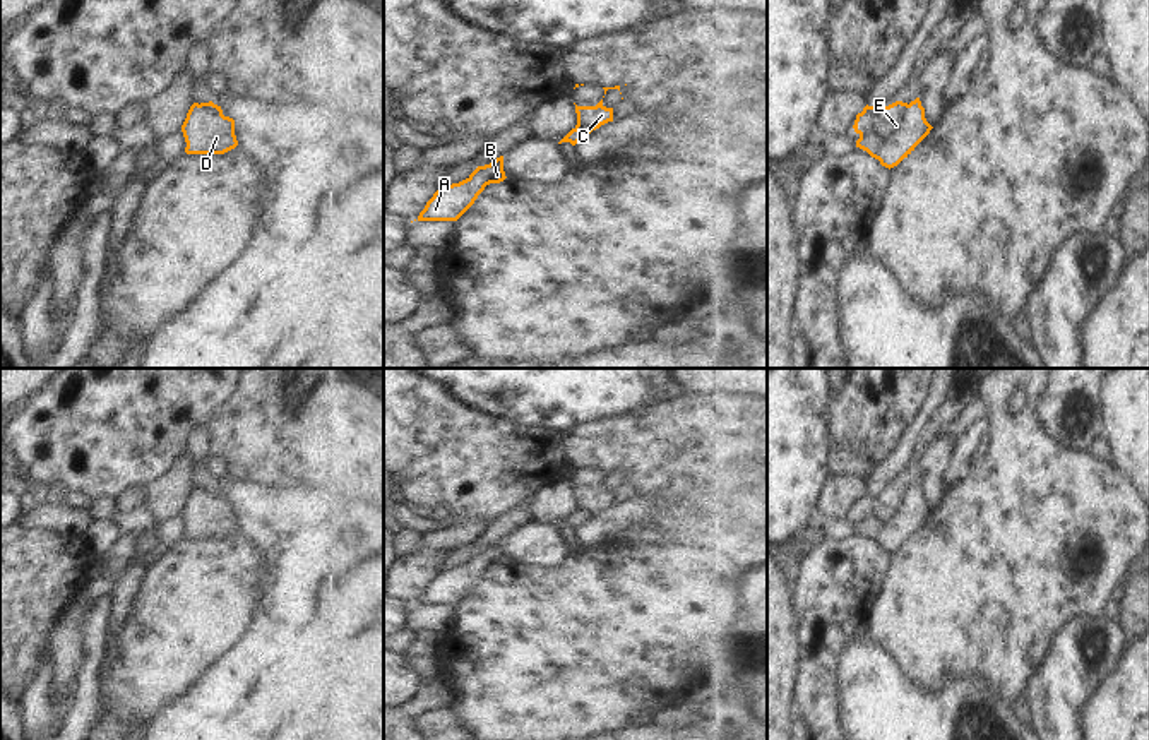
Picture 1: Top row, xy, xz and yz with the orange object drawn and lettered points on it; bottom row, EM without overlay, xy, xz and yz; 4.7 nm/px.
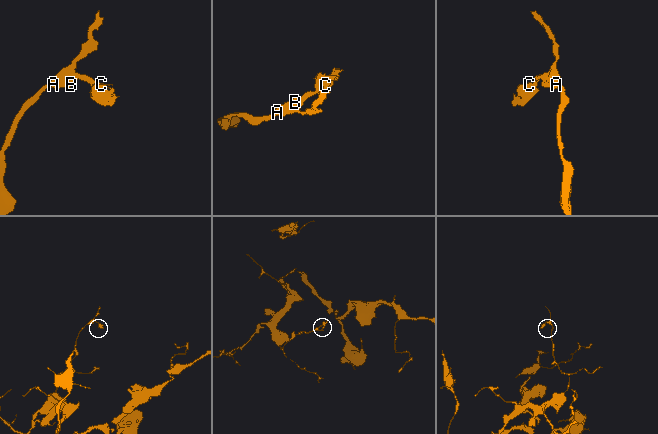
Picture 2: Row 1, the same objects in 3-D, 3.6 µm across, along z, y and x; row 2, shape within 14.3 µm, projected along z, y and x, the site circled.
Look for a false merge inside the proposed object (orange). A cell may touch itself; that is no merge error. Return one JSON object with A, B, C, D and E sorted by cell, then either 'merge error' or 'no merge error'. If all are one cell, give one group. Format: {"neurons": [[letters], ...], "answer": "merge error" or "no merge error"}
{"neurons": [["A", "B", "C", "D", "E"]], "answer": "no merge error"}

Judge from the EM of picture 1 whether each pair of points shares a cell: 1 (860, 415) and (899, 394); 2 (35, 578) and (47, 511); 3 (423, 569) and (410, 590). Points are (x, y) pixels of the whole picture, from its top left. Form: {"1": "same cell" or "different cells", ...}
{"1": "same cell", "2": "different cells", "3": "same cell"}

